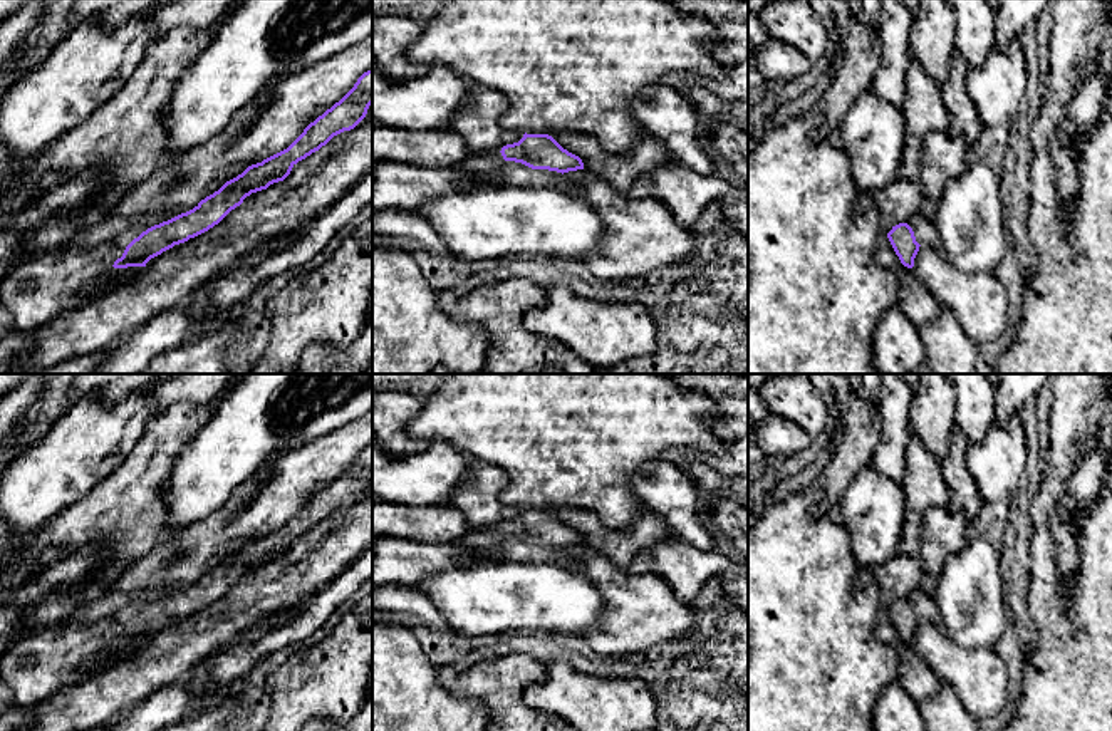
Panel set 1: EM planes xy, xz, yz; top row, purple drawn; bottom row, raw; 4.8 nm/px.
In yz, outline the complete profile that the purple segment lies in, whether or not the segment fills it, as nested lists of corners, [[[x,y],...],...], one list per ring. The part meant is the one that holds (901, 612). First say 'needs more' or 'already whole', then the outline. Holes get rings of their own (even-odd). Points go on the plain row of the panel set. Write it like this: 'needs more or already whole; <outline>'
needs more; [[[916,588],[907,599],[892,602],[887,614],[899,632],[901,639],[907,644],[914,642],[914,634],[921,622],[929,622],[943,629],[939,610],[934,597]]]

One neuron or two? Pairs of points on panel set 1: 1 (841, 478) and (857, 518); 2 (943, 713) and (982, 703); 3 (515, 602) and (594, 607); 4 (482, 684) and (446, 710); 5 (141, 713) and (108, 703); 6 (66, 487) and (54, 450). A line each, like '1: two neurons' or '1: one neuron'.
1: two neurons
2: two neurons
3: one neuron
4: two neurons
5: two neurons
6: one neuron

